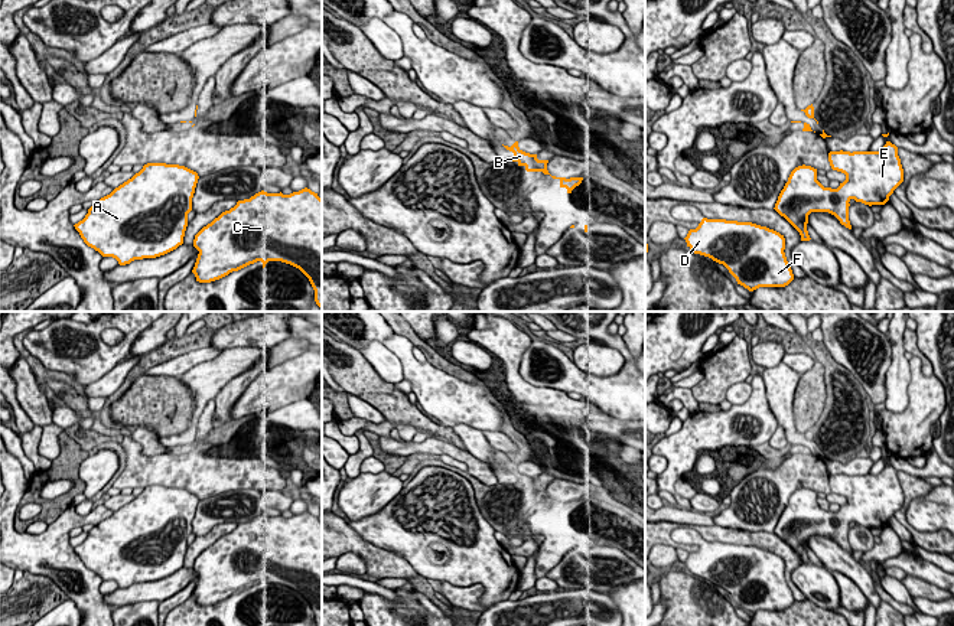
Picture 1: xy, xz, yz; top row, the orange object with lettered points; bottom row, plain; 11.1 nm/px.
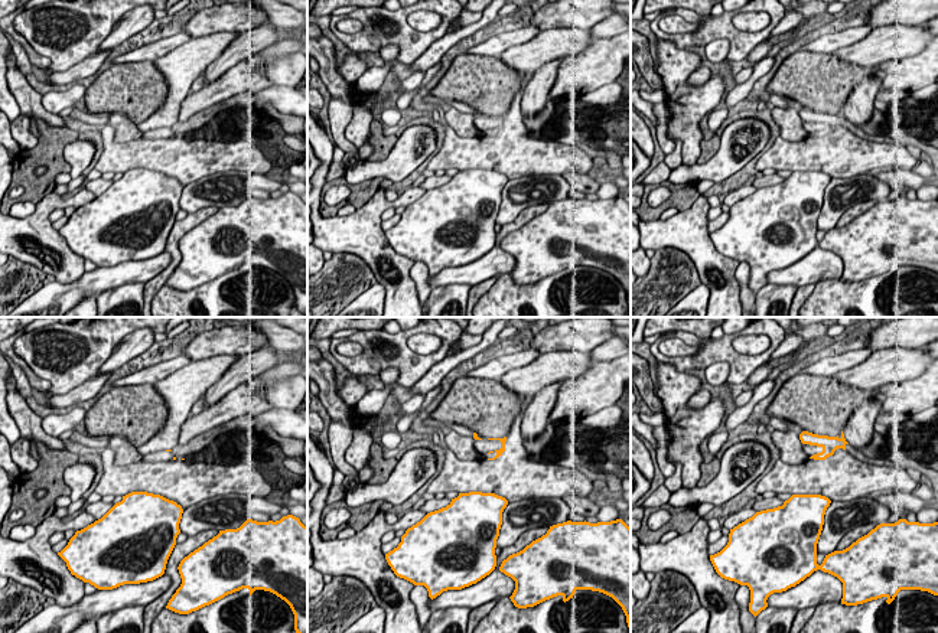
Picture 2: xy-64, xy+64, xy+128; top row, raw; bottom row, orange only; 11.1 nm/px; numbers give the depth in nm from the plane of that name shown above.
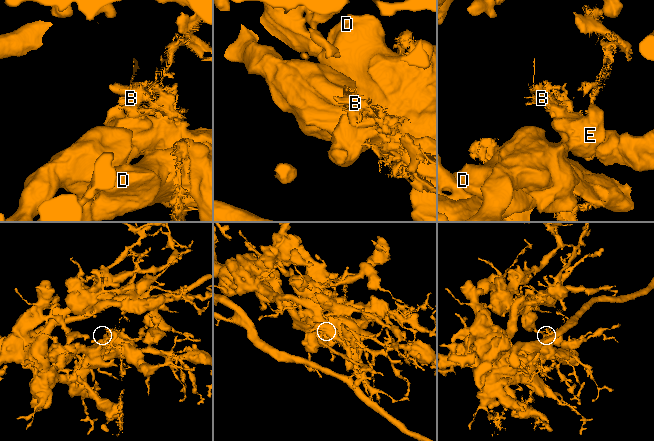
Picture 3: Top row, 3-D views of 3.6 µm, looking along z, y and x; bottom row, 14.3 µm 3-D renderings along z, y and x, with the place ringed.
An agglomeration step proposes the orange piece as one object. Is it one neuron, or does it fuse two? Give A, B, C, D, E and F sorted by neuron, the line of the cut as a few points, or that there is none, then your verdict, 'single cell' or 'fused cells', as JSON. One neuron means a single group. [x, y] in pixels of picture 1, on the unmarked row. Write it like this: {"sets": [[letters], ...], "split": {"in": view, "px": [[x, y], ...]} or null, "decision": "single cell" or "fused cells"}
{"sets": [["A", "B", "C", "D", "E", "F"]], "split": null, "decision": "single cell"}

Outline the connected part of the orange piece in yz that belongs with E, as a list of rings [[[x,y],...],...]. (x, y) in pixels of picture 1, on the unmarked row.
[[[890,464],[879,475],[830,475],[828,485],[833,493],[846,498],[837,512],[824,511],[817,503],[817,492],[802,488],[791,495],[775,526],[774,532],[800,555],[801,564],[811,563],[807,554],[811,535],[828,535],[852,552],[852,522],[869,529],[885,528],[903,505],[898,470]]]

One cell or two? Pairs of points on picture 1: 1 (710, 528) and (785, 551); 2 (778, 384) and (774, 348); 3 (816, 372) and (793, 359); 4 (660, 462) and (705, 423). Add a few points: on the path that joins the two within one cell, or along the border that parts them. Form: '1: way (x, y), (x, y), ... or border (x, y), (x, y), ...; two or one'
1: way (729, 535), (767, 541); one
2: border (781, 361), (765, 368); two
3: border (816, 361), (801, 375); two
4: border (661, 455), (666, 459), (666, 468), (660, 473); two

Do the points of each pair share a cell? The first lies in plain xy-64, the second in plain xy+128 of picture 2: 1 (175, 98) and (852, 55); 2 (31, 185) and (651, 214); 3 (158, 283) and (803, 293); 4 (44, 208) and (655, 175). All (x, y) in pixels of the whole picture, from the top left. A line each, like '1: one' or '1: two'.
1: one
2: one
3: one
4: two

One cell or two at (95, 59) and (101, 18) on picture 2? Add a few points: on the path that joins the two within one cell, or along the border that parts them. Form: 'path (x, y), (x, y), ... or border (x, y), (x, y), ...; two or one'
border (110, 49), (97, 52); two

